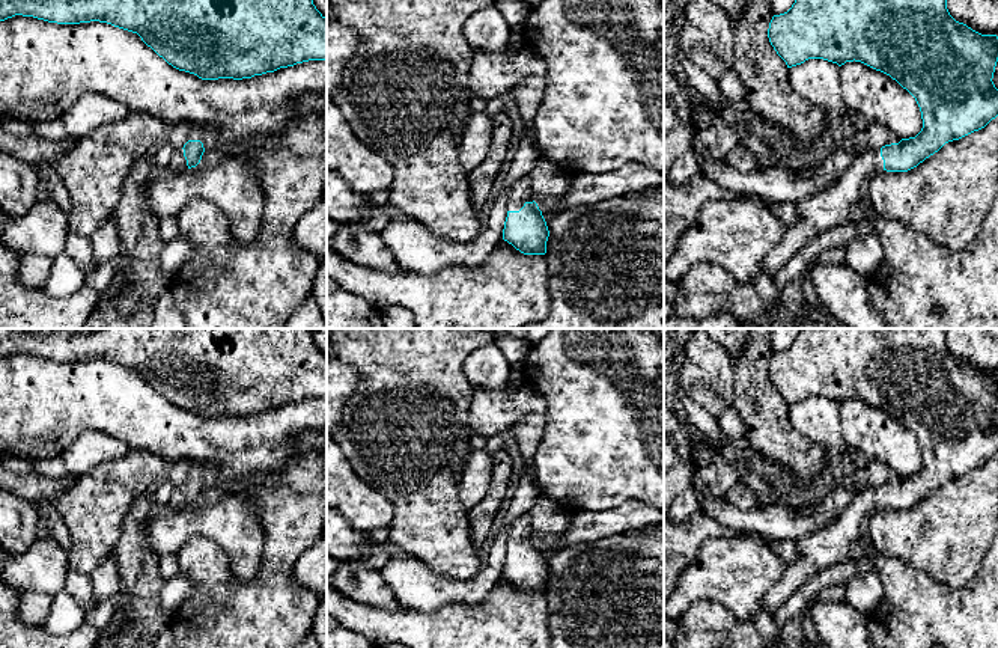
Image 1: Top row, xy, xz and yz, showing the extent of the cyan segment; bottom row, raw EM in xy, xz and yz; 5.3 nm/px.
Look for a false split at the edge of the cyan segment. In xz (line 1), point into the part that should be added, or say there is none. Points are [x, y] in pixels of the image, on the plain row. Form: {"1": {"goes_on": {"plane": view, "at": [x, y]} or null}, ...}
{"1": {"goes_on": {"plane": "xz", "at": [521, 529]}}}

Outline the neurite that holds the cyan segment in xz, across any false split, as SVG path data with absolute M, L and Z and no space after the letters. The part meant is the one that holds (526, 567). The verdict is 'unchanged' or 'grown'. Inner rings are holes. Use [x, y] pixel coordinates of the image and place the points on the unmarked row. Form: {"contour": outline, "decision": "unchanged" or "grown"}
{"contour": "M525 512L512 521L503 577L524 592L545 592L549 568L534 539L531 517Z", "decision": "grown"}

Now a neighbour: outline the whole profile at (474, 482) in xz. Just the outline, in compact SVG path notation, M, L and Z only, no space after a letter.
M473 451L459 481L459 499L465 511L470 511L485 497L491 475L492 455L489 451Z

